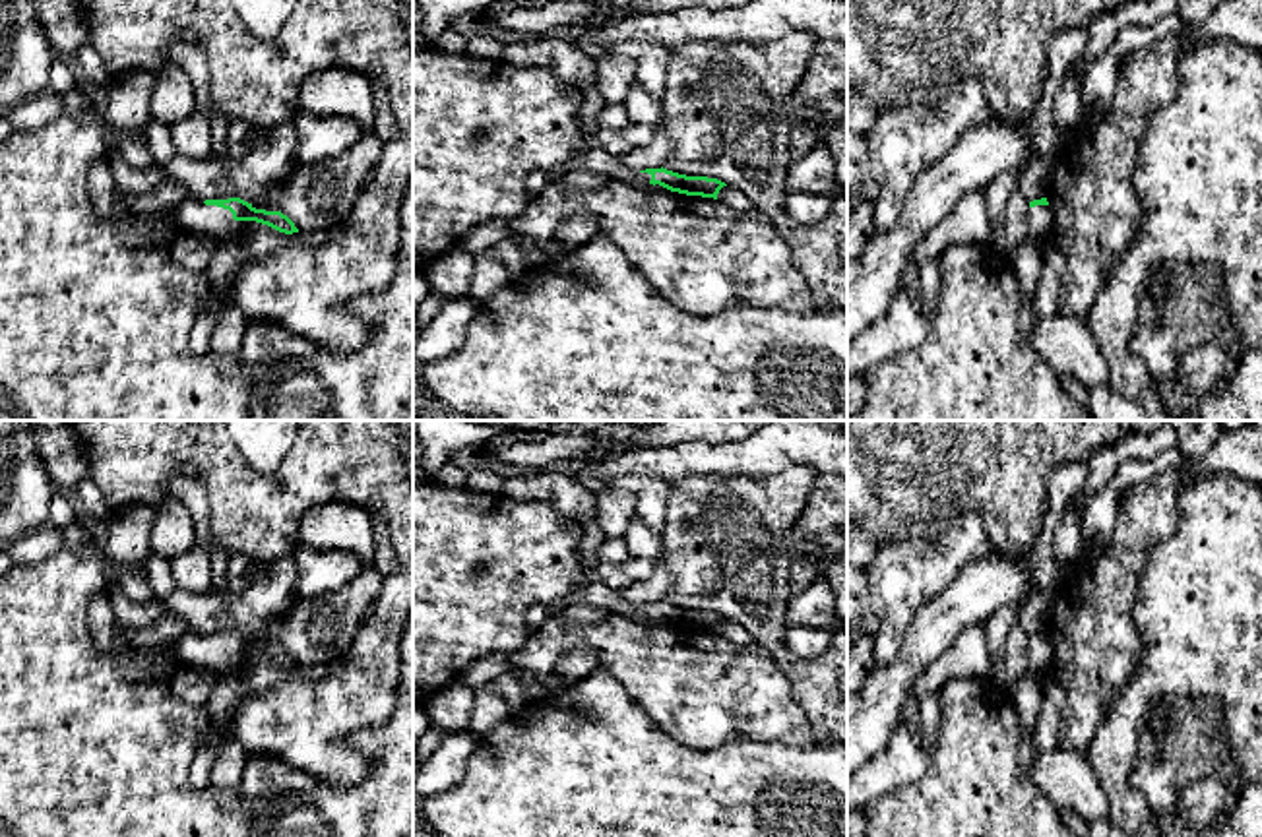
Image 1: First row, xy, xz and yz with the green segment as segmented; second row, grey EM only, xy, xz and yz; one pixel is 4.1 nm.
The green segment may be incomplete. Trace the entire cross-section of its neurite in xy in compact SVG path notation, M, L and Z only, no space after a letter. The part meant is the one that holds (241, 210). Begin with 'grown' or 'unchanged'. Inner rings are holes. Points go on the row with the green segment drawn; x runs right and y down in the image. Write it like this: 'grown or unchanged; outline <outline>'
unchanged; outline M240 198L205 200L204 203L229 209L233 213L235 221L256 221L256 223L268 225L279 232L285 232L285 234L299 232L295 223L281 211L256 209L252 203L248 203Z

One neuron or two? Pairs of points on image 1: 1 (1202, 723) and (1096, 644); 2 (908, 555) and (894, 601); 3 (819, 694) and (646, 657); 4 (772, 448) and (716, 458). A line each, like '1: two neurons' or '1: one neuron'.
1: two neurons
2: one neuron
3: two neurons
4: one neuron

